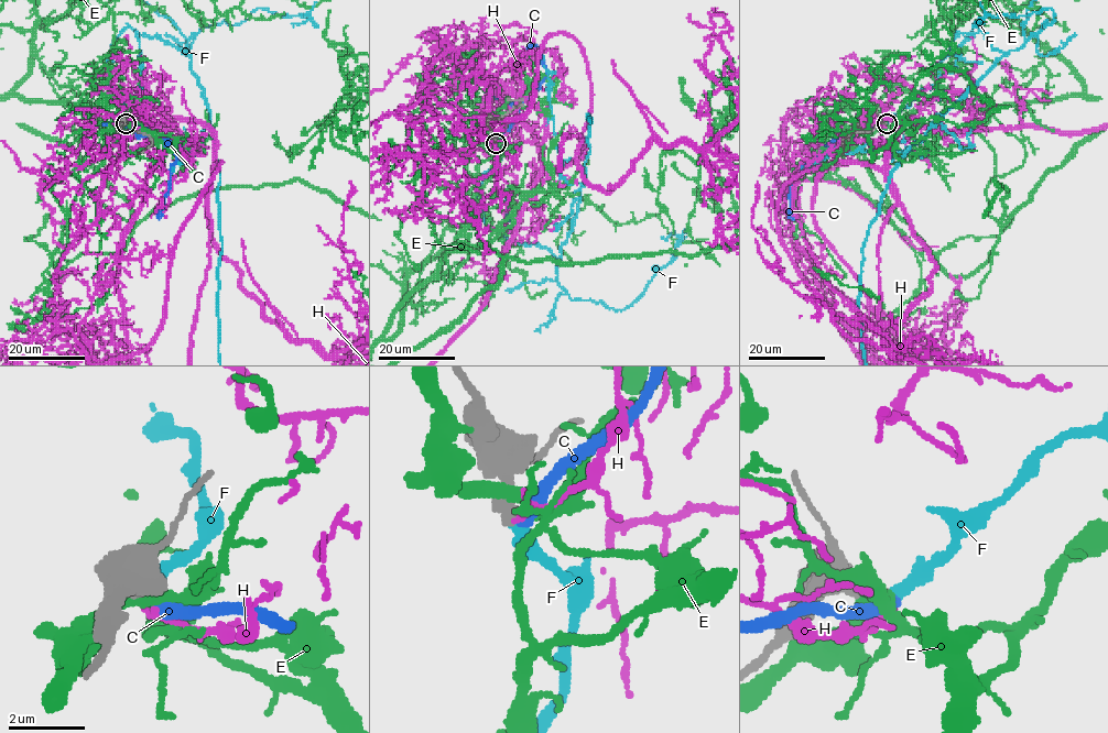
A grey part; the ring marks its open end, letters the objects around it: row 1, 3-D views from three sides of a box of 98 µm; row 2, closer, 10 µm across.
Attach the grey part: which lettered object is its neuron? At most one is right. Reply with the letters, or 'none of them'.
F

